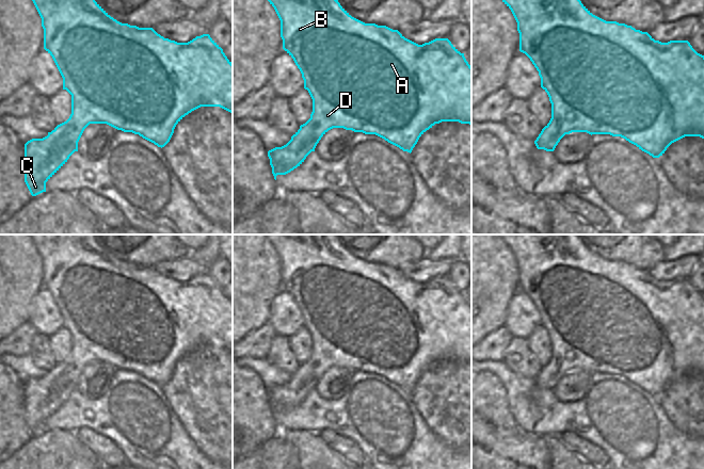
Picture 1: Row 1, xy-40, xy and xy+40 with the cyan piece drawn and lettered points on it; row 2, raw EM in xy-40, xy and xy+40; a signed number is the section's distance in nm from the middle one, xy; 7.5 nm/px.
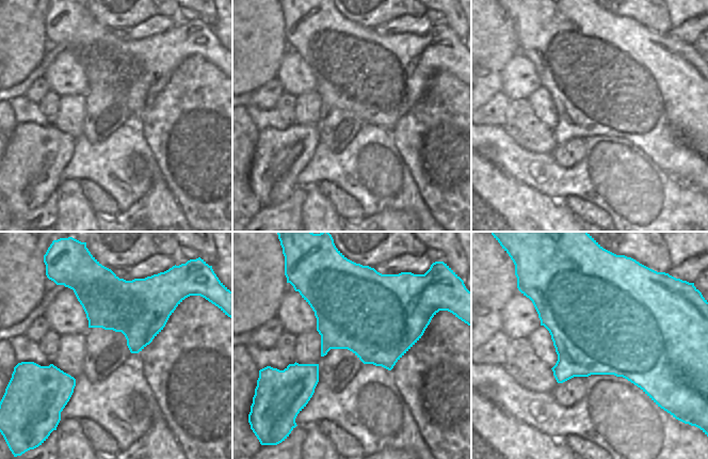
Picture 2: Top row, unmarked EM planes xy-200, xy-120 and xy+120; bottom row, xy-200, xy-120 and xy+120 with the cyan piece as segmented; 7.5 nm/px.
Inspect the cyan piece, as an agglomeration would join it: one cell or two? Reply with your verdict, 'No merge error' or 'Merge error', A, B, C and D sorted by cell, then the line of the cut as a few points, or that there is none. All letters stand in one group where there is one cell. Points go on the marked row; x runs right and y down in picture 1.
No merge error. Groups: A B C D. No split.

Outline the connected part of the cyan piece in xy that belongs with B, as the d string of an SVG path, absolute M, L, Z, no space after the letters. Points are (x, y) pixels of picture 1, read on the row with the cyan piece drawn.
M268 0L274 7L281 20L281 37L283 49L293 59L302 74L304 88L308 91L313 99L313 112L310 118L291 136L291 140L282 147L275 147L268 151L272 174L276 180L277 175L286 175L300 166L306 157L315 151L321 138L333 128L343 128L365 134L375 134L388 143L399 147L403 151L412 152L419 138L435 124L442 122L459 122L471 125L471 66L448 38L435 38L429 43L418 45L405 38L398 30L375 23L365 23L352 17L338 2L338 0Z

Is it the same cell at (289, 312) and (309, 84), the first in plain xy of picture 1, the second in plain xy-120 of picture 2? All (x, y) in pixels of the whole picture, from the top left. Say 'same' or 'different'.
same

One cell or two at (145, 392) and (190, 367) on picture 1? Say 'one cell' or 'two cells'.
two cells

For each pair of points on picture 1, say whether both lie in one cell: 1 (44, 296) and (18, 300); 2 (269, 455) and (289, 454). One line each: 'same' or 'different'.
1: different
2: same

